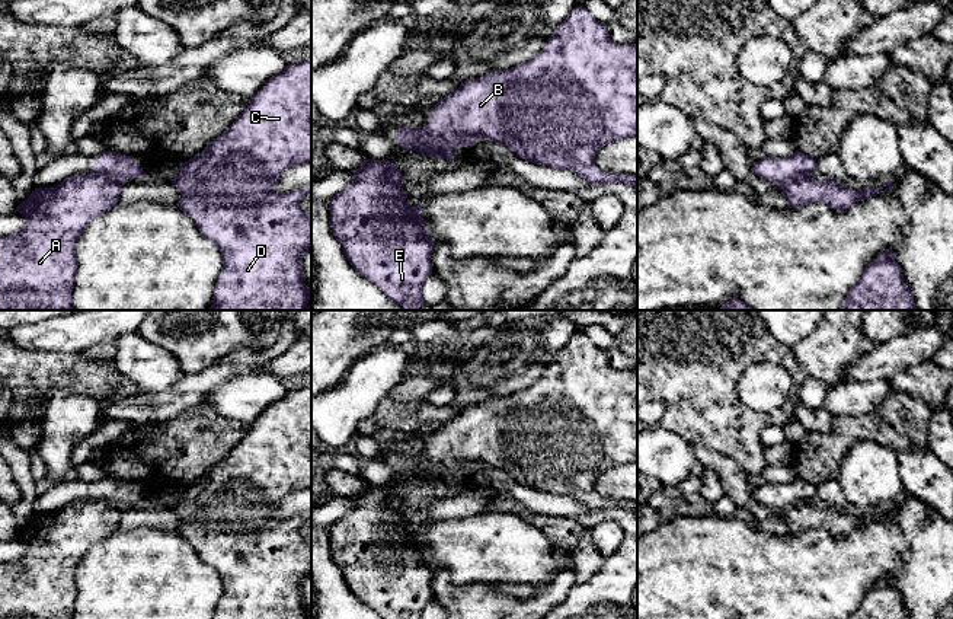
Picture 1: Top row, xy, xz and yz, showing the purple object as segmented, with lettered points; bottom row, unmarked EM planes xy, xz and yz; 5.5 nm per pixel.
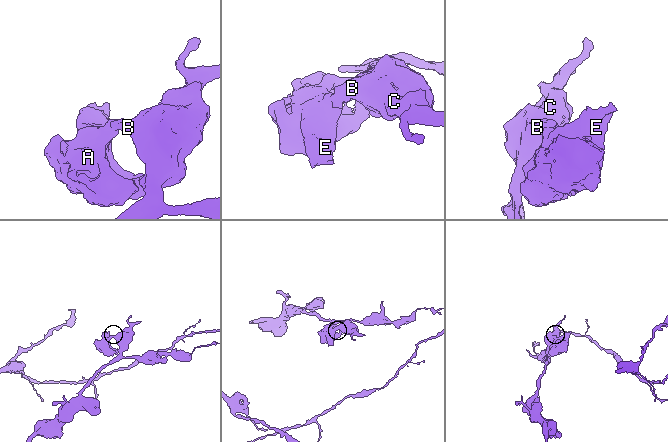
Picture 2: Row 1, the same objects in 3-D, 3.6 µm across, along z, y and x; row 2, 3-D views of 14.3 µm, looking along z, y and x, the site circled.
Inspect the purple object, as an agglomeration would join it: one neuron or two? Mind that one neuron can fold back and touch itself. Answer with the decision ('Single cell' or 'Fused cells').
Fused cells

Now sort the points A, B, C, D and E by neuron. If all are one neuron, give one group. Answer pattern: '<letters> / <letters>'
A E / B C D

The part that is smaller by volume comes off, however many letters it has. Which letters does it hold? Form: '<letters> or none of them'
A, E

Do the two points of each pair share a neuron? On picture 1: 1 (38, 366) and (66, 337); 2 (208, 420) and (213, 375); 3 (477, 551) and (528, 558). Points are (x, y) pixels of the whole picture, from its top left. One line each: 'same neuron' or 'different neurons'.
1: different neurons
2: different neurons
3: same neuron

